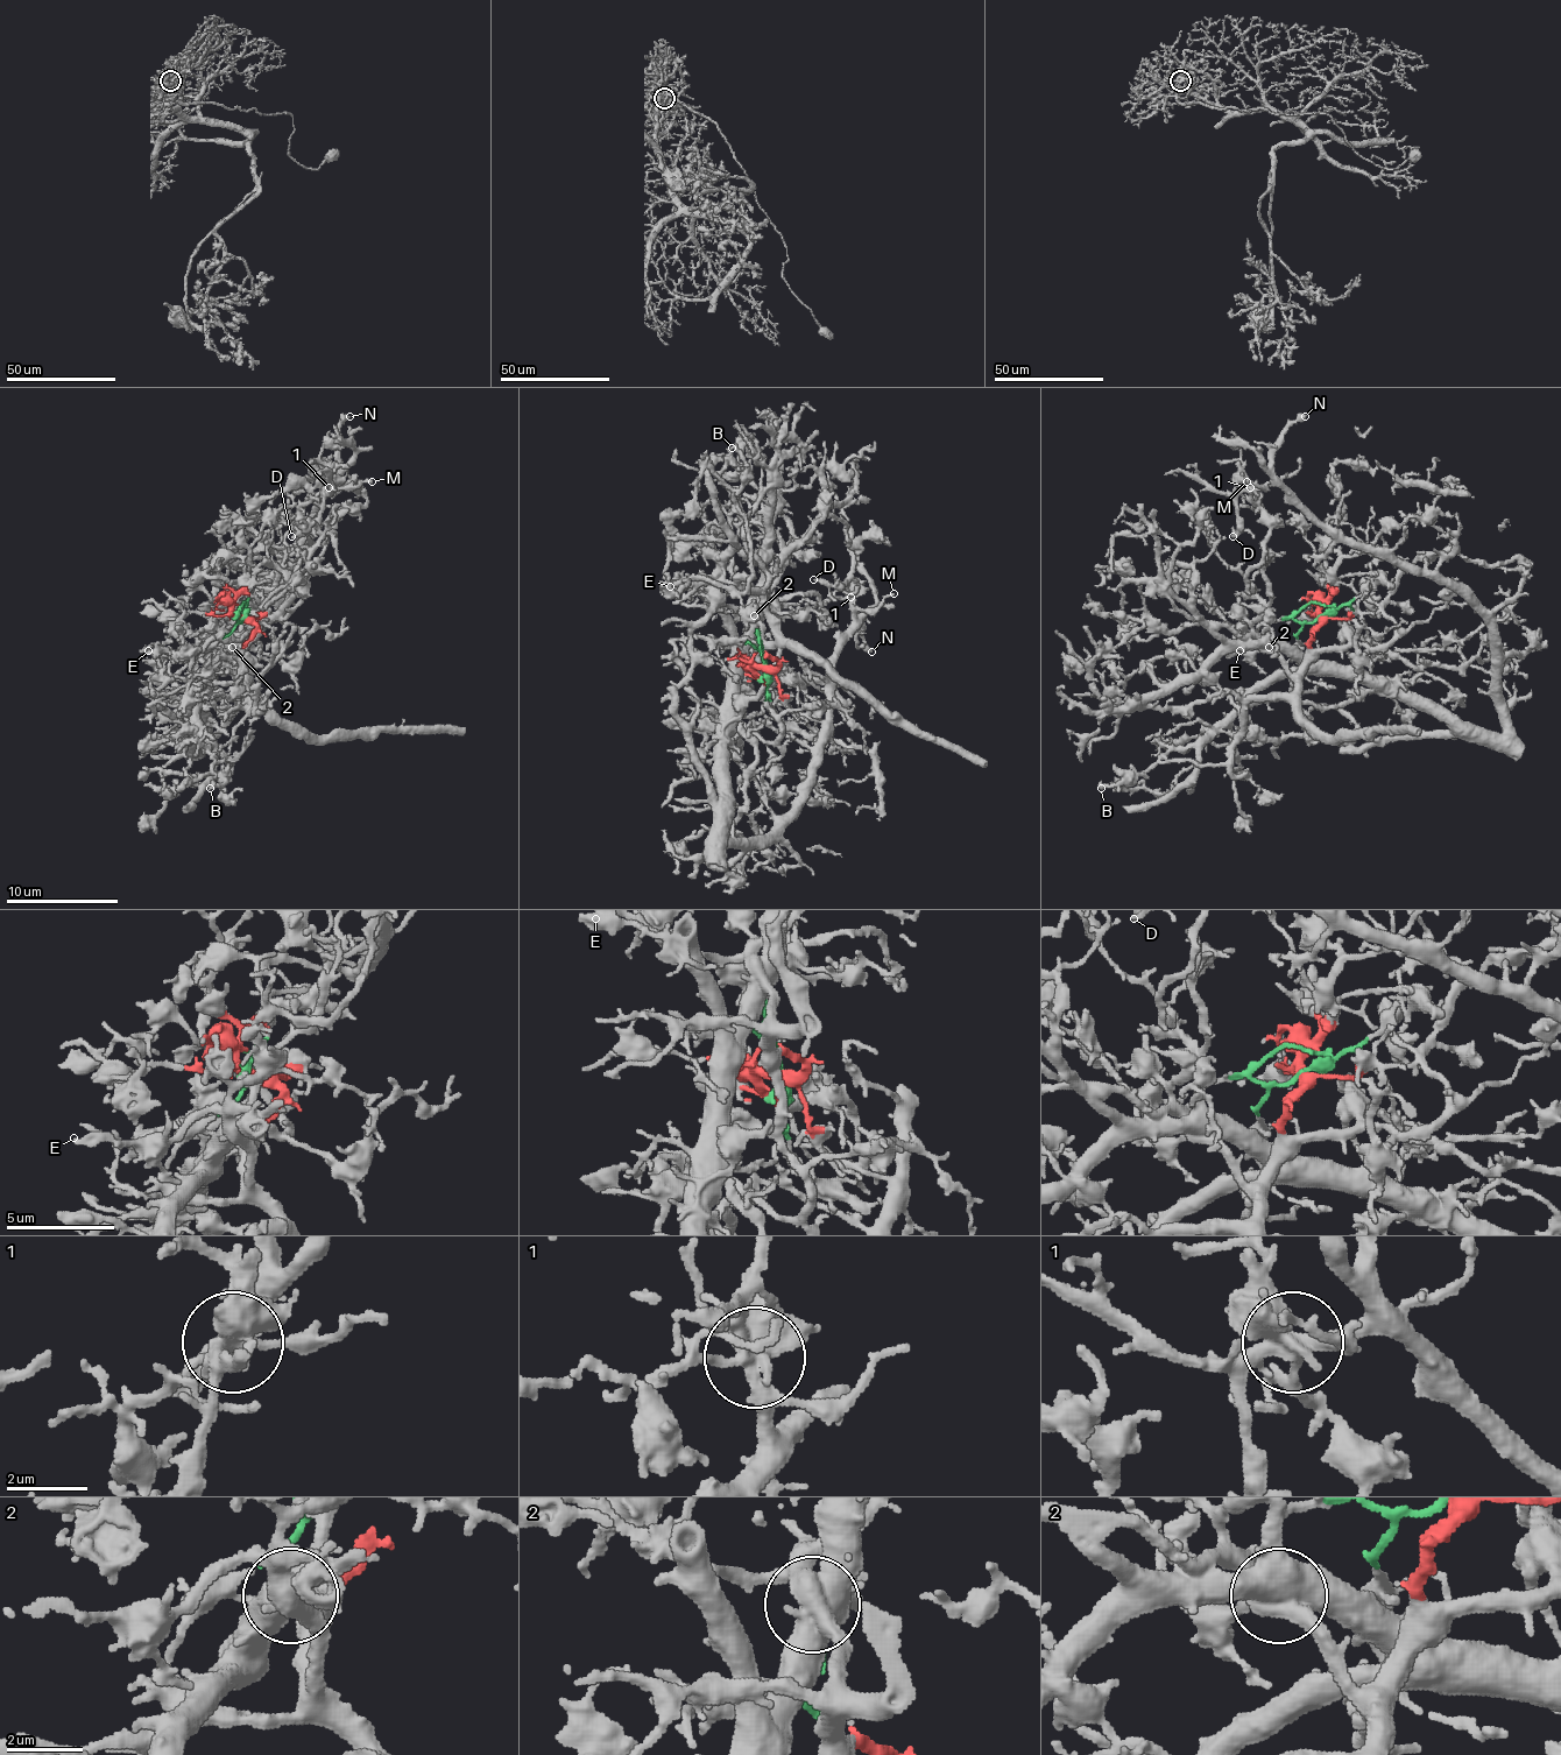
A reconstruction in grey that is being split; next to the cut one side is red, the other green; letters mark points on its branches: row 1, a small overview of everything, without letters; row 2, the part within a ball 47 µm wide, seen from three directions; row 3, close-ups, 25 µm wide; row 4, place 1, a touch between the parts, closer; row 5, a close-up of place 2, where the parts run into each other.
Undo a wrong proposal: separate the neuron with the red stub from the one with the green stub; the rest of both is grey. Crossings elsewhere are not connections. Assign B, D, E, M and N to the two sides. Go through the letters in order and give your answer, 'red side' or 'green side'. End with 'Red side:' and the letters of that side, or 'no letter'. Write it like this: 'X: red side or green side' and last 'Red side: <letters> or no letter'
B: red side
D: green side
E: red side
M: green side
N: green side
Red side: B, E

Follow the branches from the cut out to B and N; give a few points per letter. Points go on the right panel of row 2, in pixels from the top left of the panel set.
B: (1319, 615), (1305, 672), (1291, 691), (1247, 705), (1243, 731), (1223, 762), (1167, 759), (1100, 788)
N: (1319, 615), (1333, 615), (1353, 599), (1376, 562), (1400, 562), (1342, 542), (1275, 472), (1275, 442), (1305, 416)

